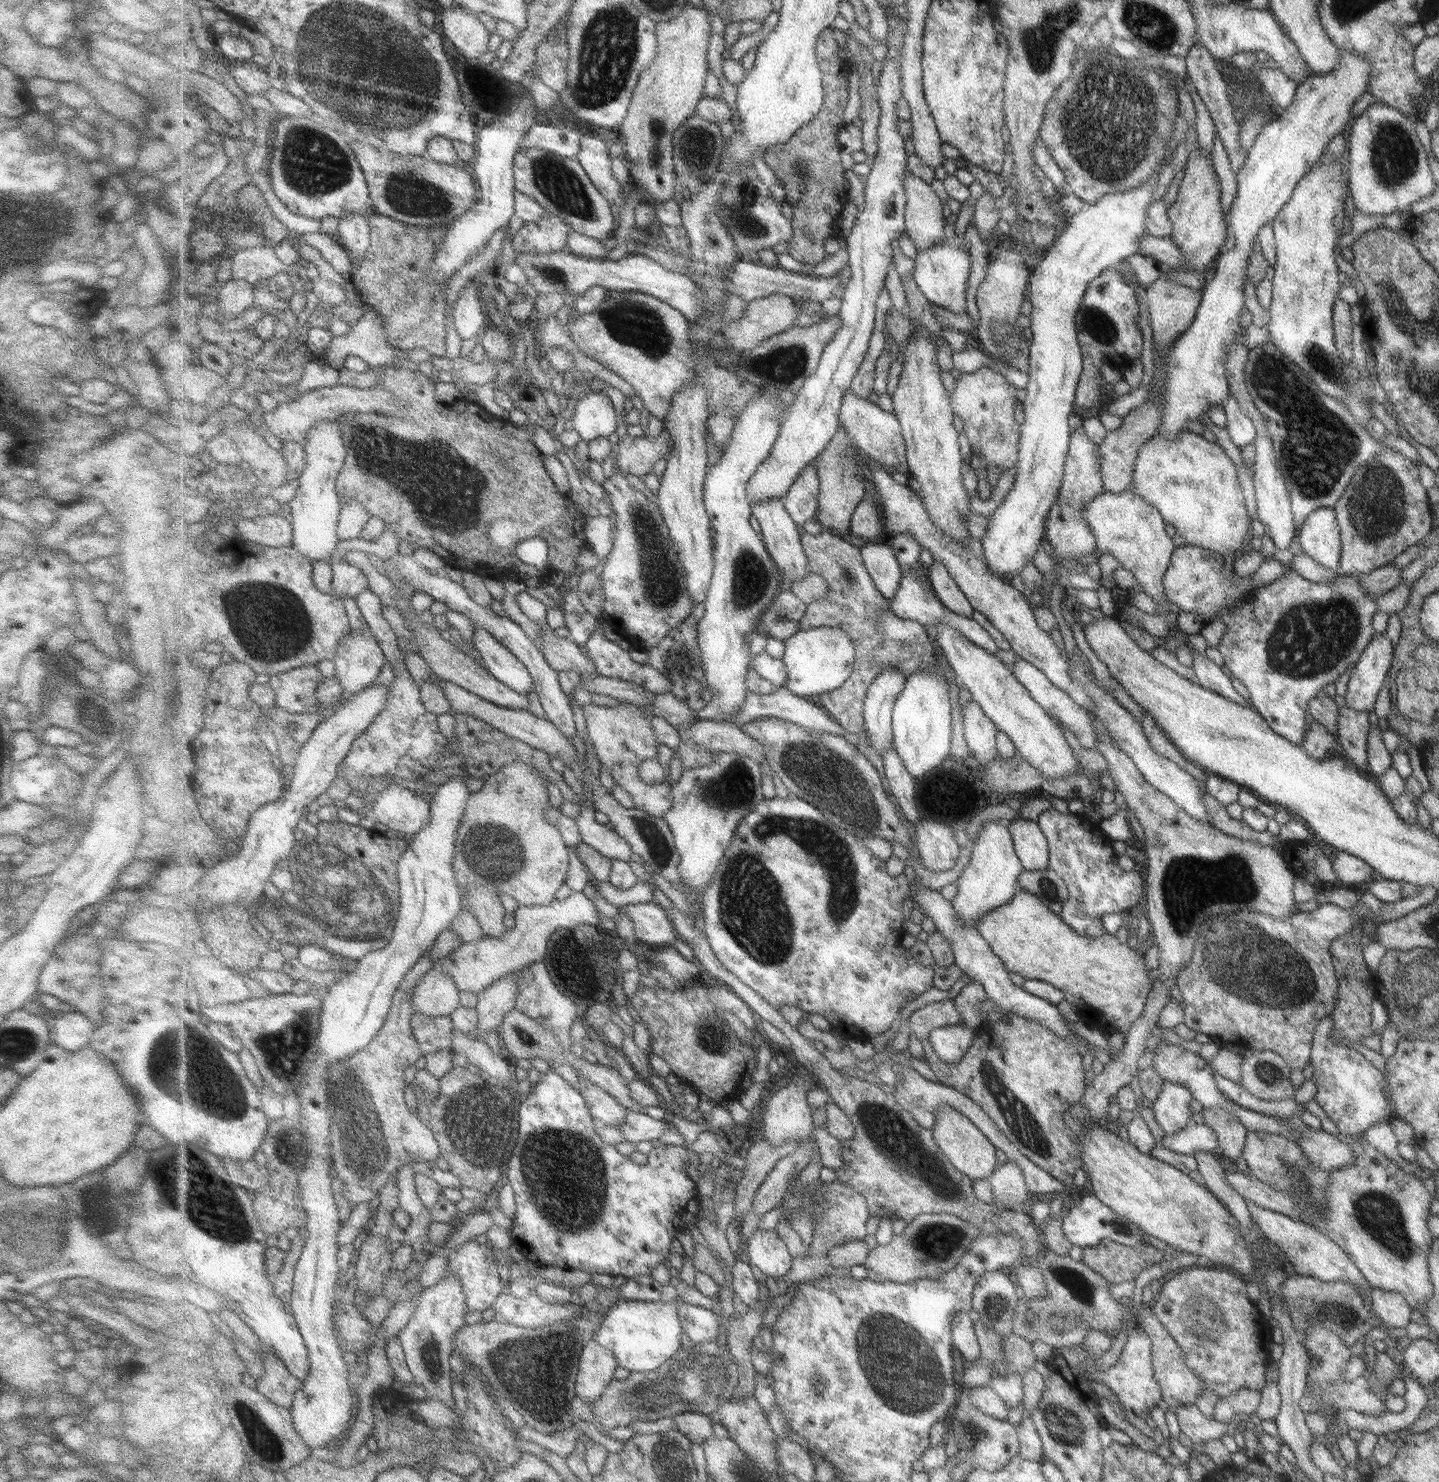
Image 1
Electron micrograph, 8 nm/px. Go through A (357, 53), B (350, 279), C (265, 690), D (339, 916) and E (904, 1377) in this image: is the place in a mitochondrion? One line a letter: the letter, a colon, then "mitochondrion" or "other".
A: mitochondrion
B: other
C: other
D: mitochondrion
E: mitochondrion

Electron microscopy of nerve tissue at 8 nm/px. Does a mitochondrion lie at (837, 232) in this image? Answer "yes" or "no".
no

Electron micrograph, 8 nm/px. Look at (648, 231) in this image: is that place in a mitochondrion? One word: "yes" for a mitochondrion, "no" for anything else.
no

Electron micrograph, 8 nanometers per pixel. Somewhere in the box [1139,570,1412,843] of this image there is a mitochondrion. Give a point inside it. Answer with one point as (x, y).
(1310, 638)

